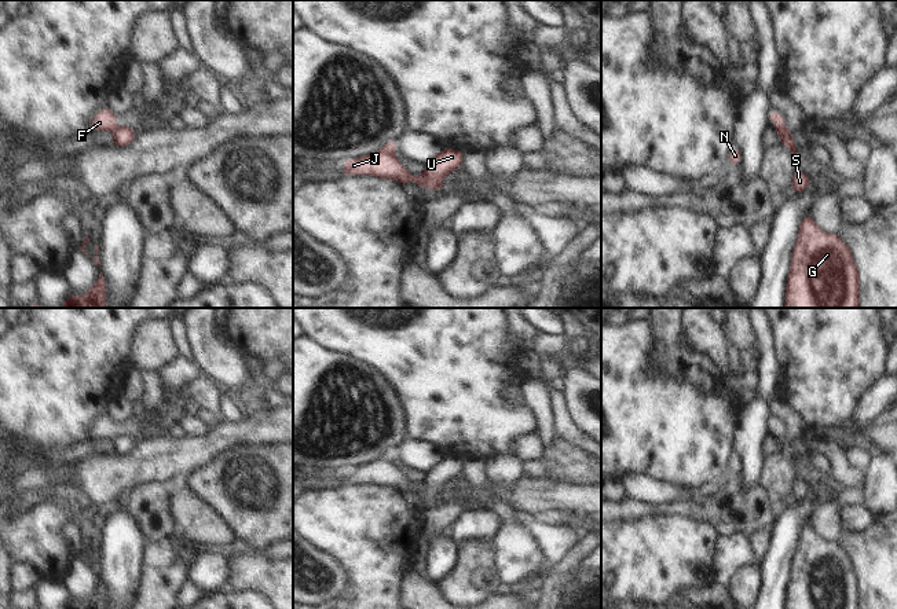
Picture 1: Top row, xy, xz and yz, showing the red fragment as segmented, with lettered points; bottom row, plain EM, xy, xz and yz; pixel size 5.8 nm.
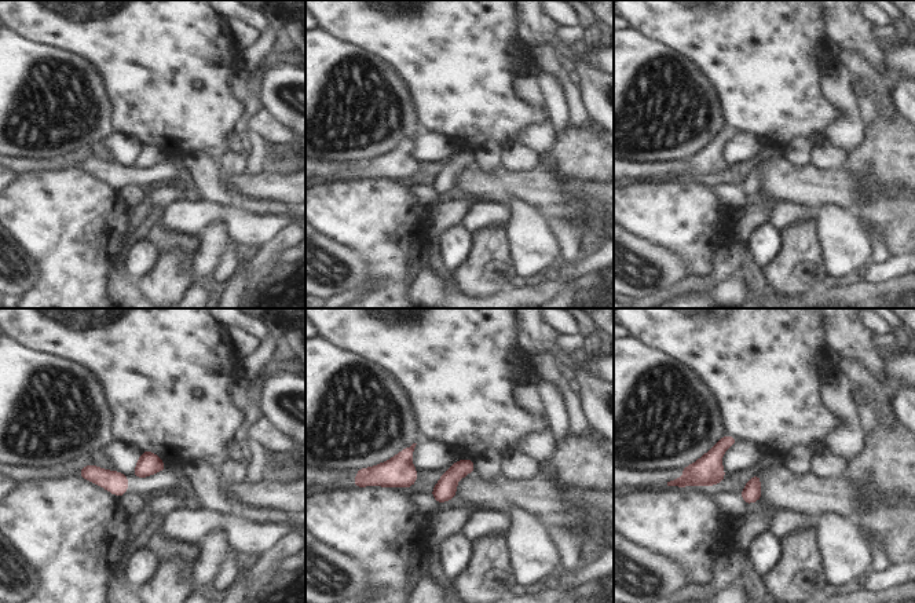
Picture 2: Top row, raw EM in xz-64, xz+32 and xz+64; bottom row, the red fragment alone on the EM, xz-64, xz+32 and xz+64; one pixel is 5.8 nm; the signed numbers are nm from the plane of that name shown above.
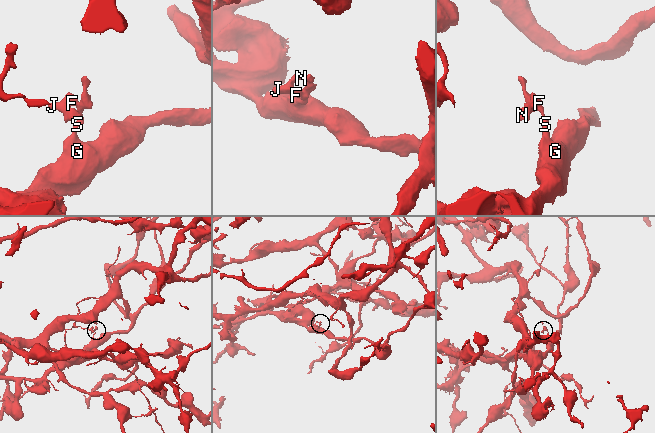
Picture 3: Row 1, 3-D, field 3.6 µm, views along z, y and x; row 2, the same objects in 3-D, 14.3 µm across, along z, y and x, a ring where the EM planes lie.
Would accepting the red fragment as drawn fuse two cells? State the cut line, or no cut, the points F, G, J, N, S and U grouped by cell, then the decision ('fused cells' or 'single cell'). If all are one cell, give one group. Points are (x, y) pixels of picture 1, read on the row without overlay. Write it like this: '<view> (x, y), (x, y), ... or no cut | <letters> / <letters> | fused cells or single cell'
xz (423, 484), (417, 492) | F J N / G S U | fused cells

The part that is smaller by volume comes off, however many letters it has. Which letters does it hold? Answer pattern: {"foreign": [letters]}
{"foreign": ["F", "J", "N"]}

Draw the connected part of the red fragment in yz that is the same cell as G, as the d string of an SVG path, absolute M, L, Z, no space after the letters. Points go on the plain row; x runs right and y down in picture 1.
M810 522L801 531L786 609L860 609L860 580L838 542L821 539Z

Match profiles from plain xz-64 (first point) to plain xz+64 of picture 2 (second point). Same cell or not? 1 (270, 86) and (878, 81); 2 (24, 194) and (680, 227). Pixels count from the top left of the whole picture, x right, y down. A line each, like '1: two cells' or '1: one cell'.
1: two cells
2: one cell

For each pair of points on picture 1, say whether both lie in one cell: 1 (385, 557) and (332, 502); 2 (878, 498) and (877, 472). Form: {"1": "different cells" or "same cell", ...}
{"1": "same cell", "2": "same cell"}

